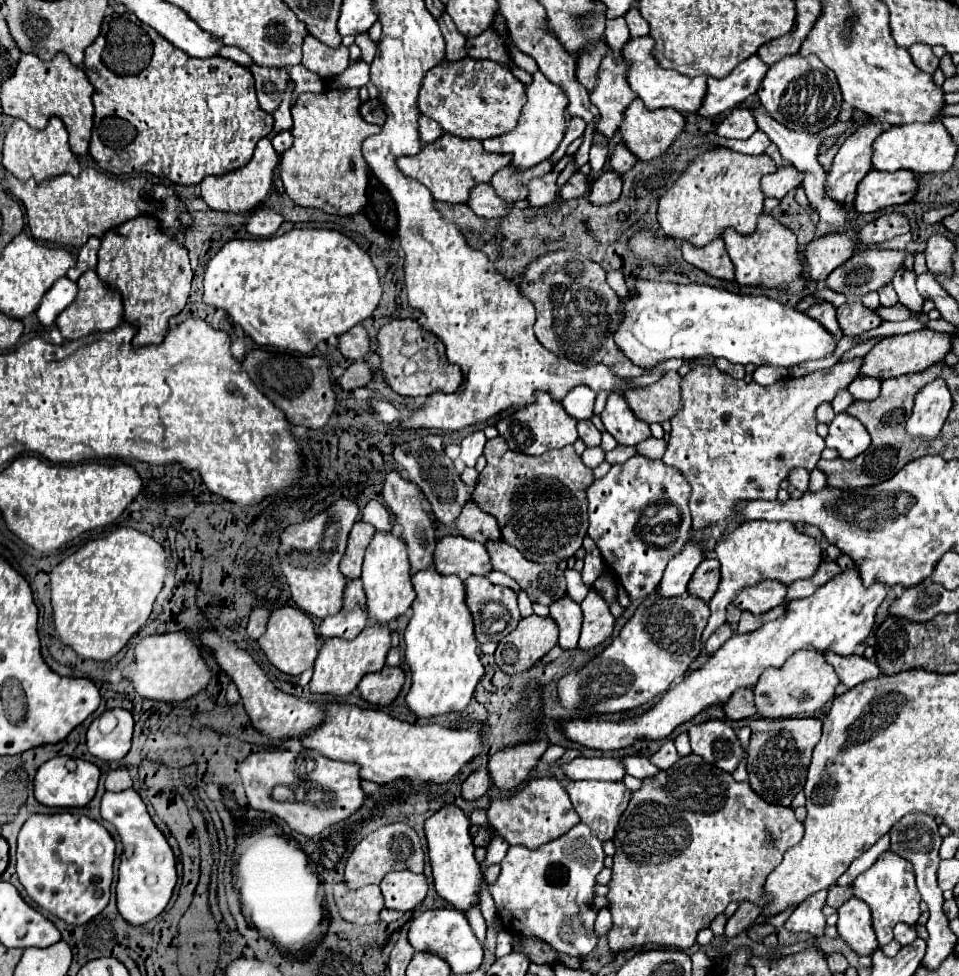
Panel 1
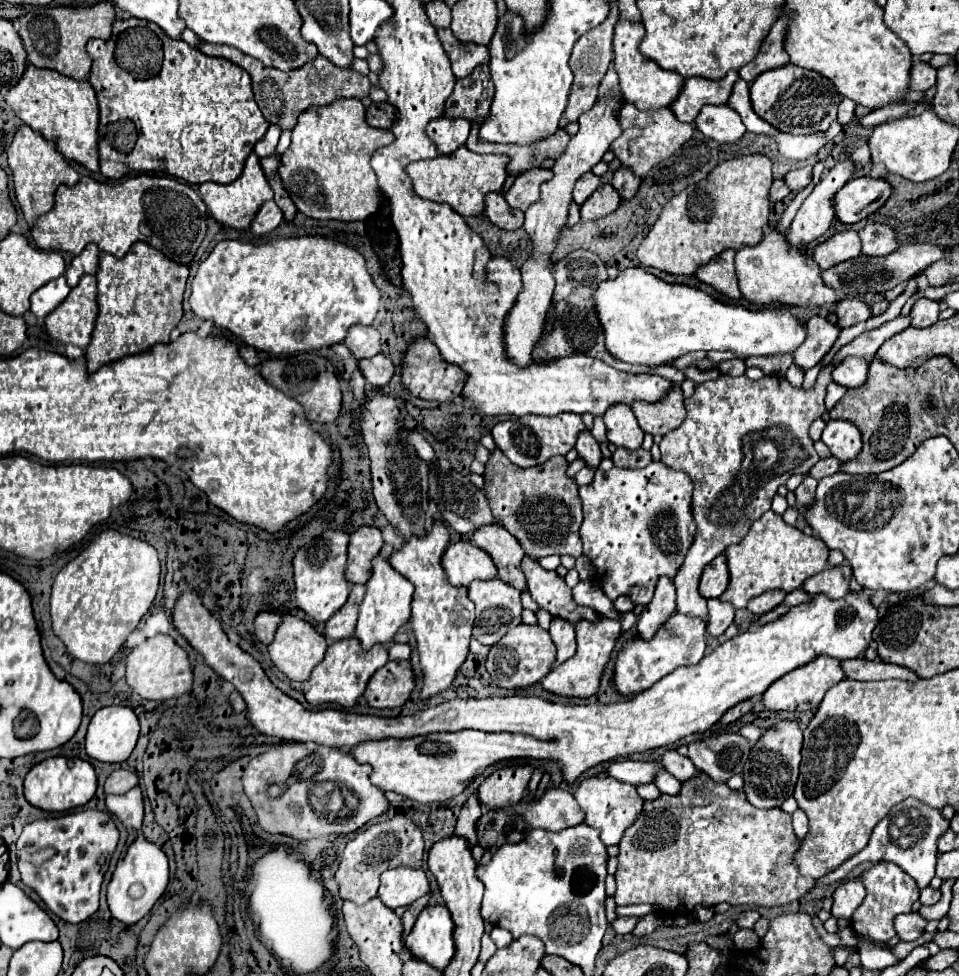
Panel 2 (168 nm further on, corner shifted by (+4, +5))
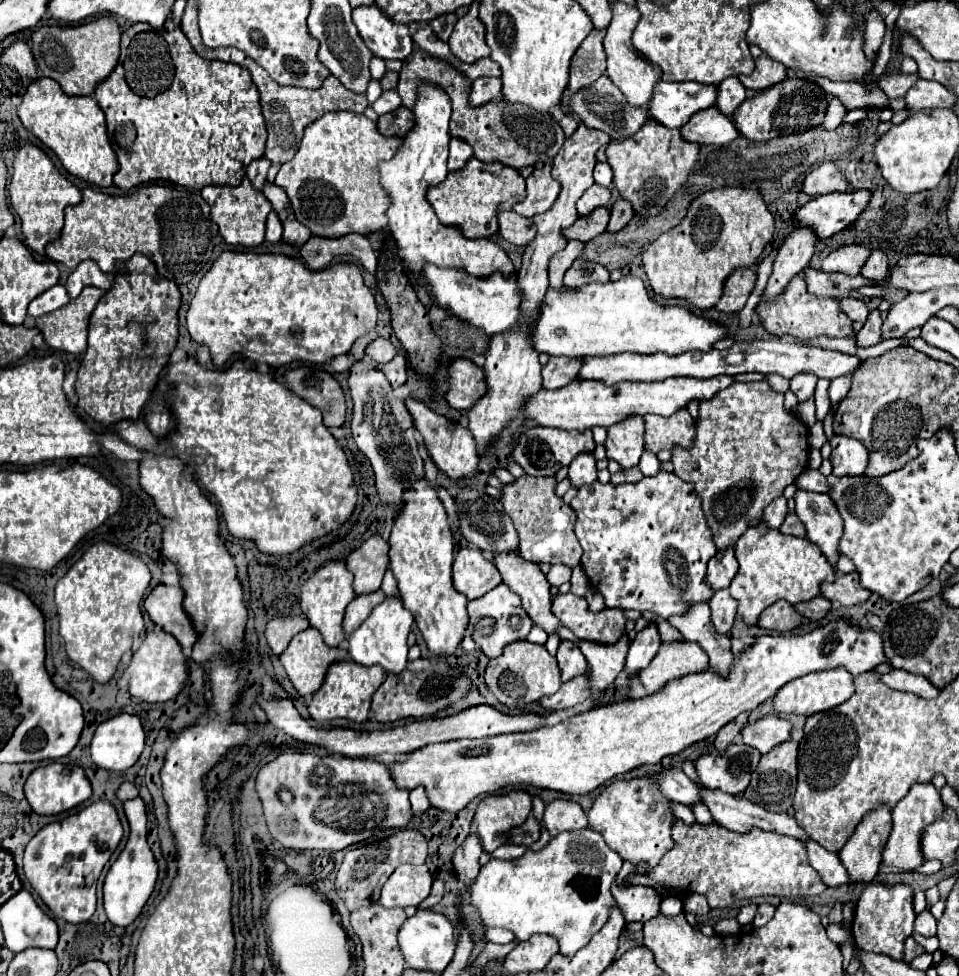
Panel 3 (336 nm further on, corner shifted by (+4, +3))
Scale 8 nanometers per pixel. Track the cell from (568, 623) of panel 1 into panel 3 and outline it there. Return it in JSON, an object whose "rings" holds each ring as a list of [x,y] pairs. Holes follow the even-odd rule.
{"rings":[[[562,640],[558,646],[558,666],[562,672],[562,680],[566,682],[568,678],[574,678],[576,674],[584,674],[586,672],[586,662],[584,662],[584,654],[580,652],[580,648],[570,642],[570,640]]]}

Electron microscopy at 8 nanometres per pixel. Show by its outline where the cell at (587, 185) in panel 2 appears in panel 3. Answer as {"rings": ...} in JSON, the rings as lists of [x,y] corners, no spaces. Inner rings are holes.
{"rings":[[[592,184],[582,196],[580,200],[576,202],[576,208],[578,208],[578,214],[584,216],[588,212],[592,212],[594,208],[598,206],[608,206],[610,202],[610,190],[606,186],[600,186],[600,184]]]}

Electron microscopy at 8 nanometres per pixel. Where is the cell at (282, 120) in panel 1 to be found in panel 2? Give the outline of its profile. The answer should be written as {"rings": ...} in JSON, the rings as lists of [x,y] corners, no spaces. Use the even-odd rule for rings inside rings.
{"rings":[[[270,126],[270,130],[268,130],[268,136],[264,136],[264,140],[260,140],[260,142],[254,146],[254,154],[256,154],[258,158],[264,158],[264,156],[270,156],[270,154],[274,154],[274,150],[276,150],[276,144],[278,144],[278,138],[280,138],[280,132],[278,132],[278,128]]]}

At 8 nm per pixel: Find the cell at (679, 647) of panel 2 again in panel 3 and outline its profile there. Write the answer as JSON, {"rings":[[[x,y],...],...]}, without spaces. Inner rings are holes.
{"rings":[[[688,640],[664,642],[658,654],[648,664],[648,668],[638,672],[638,680],[642,682],[644,690],[652,694],[670,680],[706,668],[708,668],[708,654],[704,654],[698,642],[688,642]]]}

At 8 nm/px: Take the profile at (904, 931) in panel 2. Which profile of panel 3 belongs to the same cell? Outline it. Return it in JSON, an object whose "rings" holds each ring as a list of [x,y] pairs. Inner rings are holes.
{"rings":[[[924,910],[922,914],[916,916],[914,932],[922,934],[922,936],[934,936],[936,934],[936,920],[934,920],[934,916],[928,910]]]}

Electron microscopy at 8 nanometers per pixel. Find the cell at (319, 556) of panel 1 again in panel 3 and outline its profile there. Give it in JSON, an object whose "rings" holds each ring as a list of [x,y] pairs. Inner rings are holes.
{"rings":[[[326,560],[302,586],[300,586],[300,608],[308,618],[310,626],[316,628],[328,646],[338,646],[344,640],[342,618],[346,606],[356,598],[352,590],[352,572],[342,560]]]}

